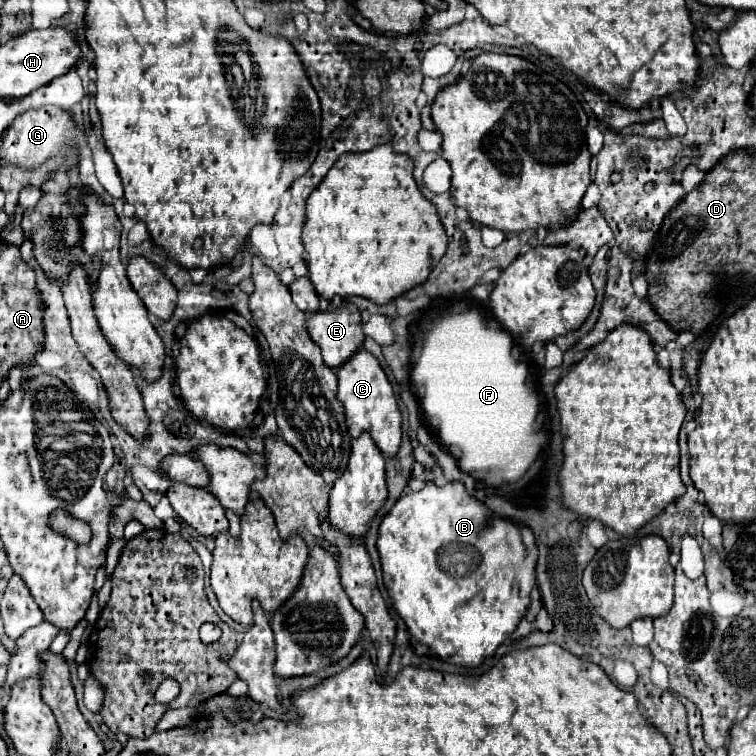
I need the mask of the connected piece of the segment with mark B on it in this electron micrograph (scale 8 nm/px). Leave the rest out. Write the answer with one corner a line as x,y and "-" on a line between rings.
454,480
444,486
424,482
422,490
404,492
382,518
376,546
382,558
384,586
396,612
402,616
410,634
430,646
442,660
460,666
480,666
514,632
526,614
530,590
536,584
534,566
538,548
534,536
526,528
524,538
518,524
488,510
486,504
468,494
462,482

